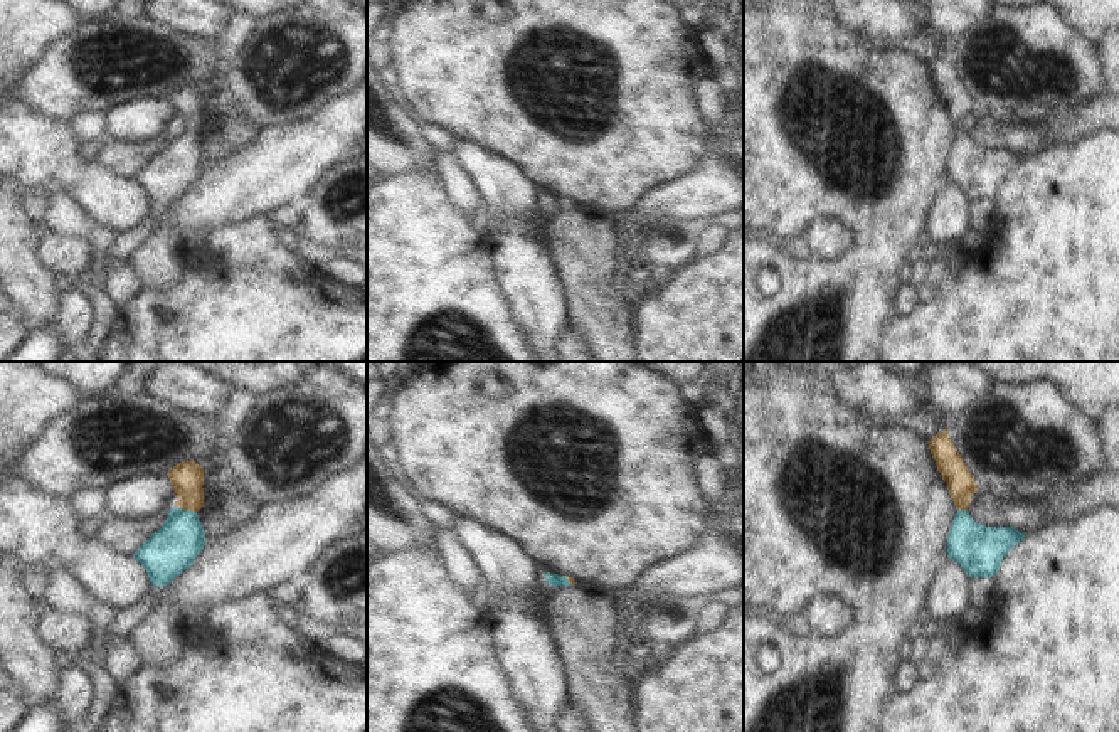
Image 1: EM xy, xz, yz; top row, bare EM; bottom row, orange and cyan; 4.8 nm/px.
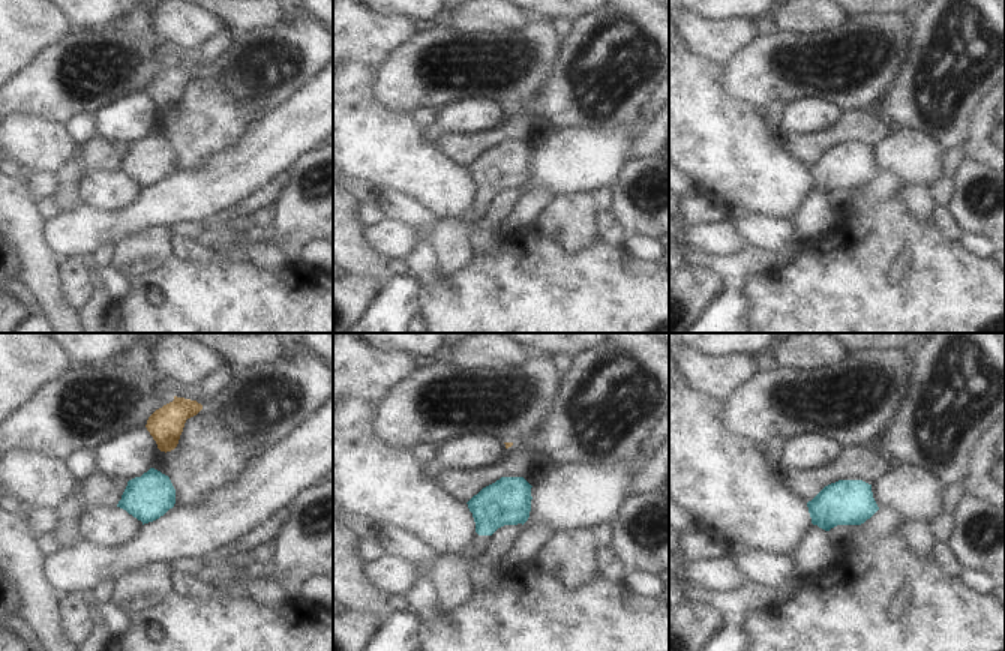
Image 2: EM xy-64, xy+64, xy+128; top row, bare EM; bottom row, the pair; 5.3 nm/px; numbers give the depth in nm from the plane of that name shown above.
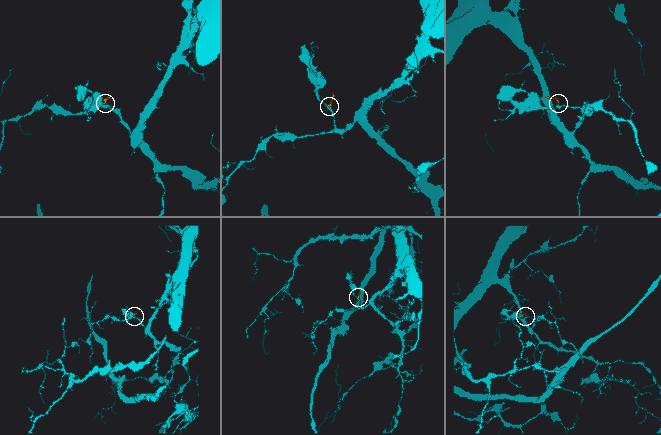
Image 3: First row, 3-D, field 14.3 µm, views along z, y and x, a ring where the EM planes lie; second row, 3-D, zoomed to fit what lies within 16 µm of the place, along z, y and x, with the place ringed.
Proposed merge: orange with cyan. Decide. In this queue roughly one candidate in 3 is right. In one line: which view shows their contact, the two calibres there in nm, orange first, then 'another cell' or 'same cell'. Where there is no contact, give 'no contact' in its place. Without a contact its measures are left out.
contact in xy; calibres 160 and 220 nm; same cell

